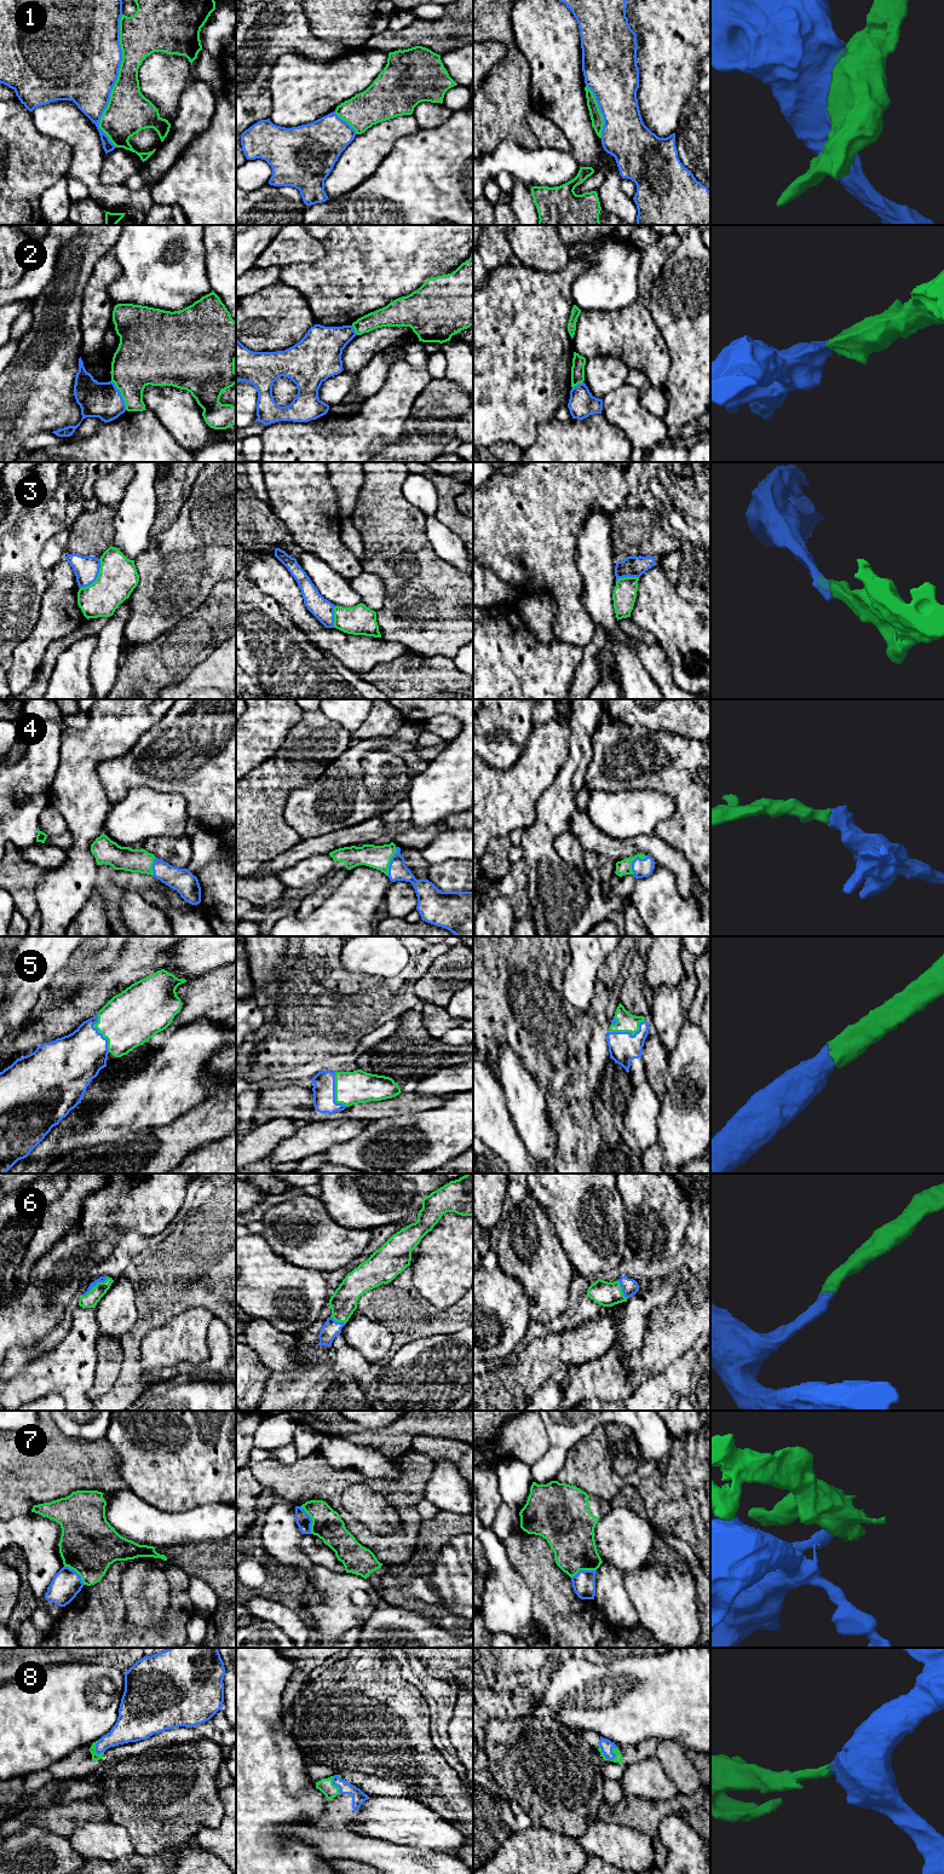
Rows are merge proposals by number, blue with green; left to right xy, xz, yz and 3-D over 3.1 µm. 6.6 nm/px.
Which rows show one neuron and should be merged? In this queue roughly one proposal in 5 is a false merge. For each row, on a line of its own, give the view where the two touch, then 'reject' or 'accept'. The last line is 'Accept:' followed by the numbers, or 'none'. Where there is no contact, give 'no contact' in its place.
1: meets blue in xy; accept
2: meets blue in xy; reject
3: meets blue in xy; reject
4: meets blue in xz; accept
5: meets blue in yz; accept
6: meets blue in xy; accept
7: meets blue in xz; reject
8: meets blue in yz; accept
Accept: 1, 4, 5, 6, 8

